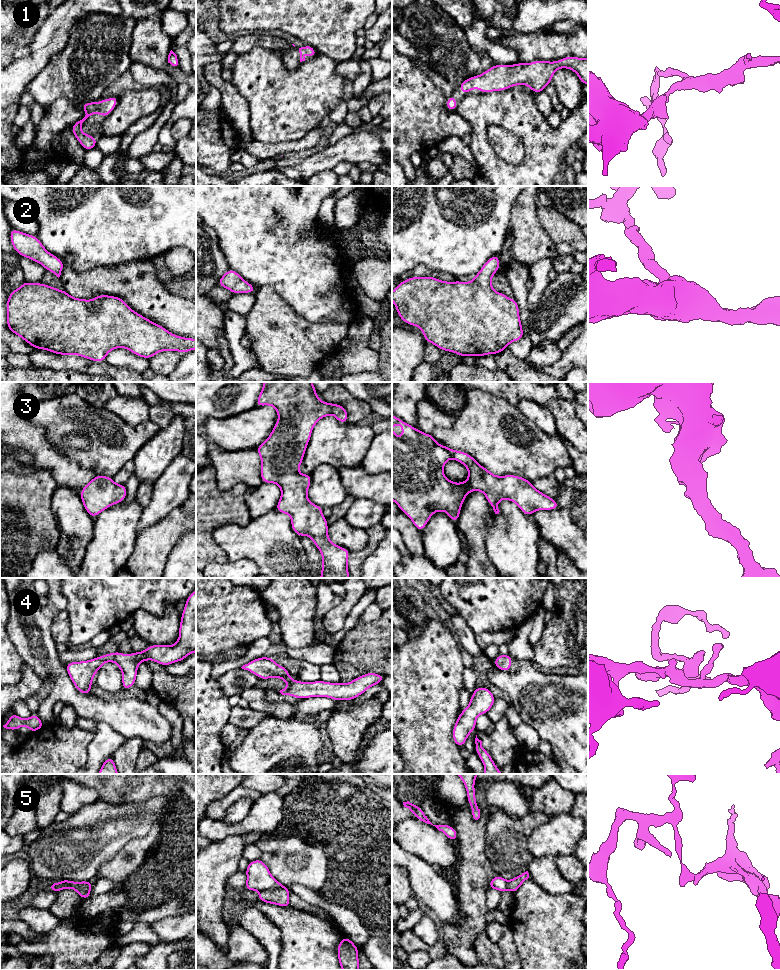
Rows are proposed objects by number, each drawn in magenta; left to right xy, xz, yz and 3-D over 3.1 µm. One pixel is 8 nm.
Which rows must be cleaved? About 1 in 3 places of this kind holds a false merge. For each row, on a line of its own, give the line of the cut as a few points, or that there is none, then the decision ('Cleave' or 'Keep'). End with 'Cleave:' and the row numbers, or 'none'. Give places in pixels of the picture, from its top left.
1: No split. Keep
2: No split. Keep
3: No split. Keep
4: No split. Keep
5: Split along xz (282, 885), (259, 892). Cleave
Cleave: 5

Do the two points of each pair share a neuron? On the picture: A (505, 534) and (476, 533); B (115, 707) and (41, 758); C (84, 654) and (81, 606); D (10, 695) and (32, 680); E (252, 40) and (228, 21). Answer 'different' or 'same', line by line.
A: different
B: different
C: different
D: same
E: different

